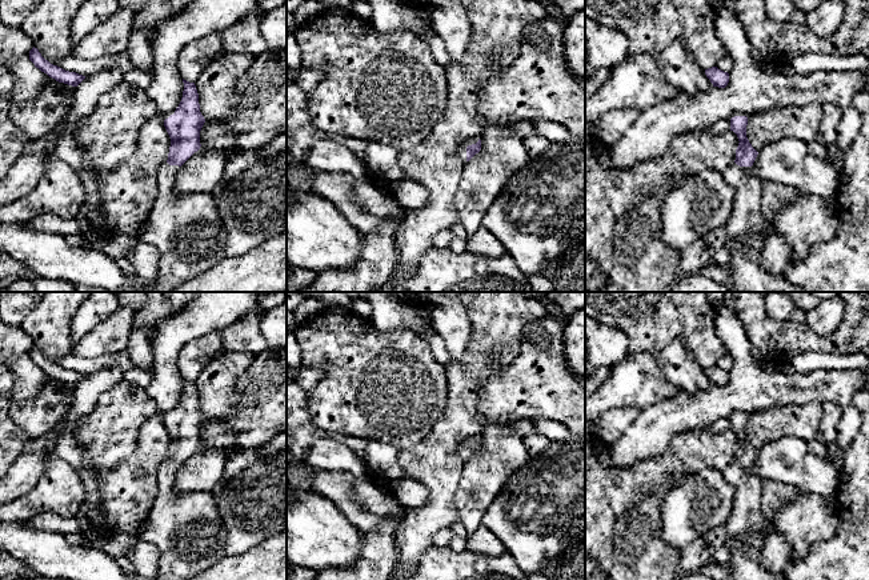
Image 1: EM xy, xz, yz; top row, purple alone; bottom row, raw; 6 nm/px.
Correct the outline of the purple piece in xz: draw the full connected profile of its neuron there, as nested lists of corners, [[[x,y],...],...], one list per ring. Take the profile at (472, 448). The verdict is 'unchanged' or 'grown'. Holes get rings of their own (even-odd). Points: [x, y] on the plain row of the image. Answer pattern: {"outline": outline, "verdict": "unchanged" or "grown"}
{"outline": [[[472,436],[465,439],[460,447],[460,456],[462,460],[469,460],[481,448],[481,439],[478,436]]], "verdict": "grown"}

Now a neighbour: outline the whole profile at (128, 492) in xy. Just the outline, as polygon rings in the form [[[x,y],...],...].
[[[156,415],[145,421],[139,432],[136,449],[113,469],[103,471],[99,475],[105,532],[139,536],[157,496],[157,469],[168,459],[171,436],[164,425],[164,419],[163,415]]]

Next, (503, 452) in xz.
[[[481,413],[478,420],[482,423],[481,448],[465,460],[453,497],[464,540],[482,525],[482,517],[498,492],[530,459],[522,437],[508,427],[508,421],[493,421]]]

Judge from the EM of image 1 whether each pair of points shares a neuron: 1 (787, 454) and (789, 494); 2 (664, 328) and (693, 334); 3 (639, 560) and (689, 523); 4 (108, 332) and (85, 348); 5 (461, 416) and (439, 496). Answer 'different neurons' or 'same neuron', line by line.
1: different neurons
2: same neuron
3: different neurons
4: same neuron
5: same neuron

